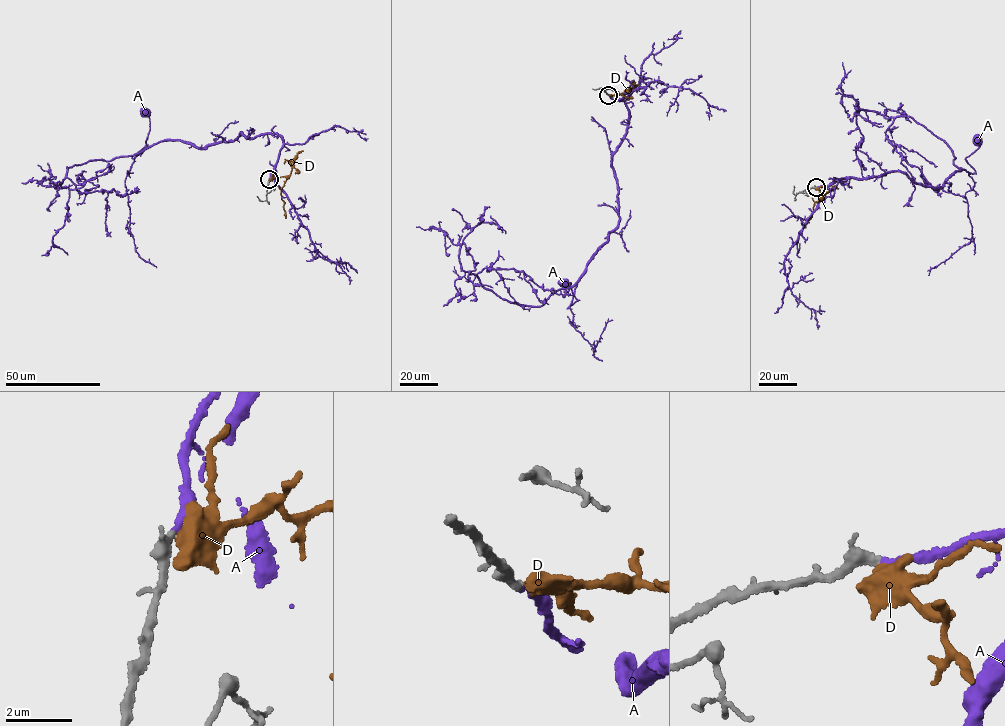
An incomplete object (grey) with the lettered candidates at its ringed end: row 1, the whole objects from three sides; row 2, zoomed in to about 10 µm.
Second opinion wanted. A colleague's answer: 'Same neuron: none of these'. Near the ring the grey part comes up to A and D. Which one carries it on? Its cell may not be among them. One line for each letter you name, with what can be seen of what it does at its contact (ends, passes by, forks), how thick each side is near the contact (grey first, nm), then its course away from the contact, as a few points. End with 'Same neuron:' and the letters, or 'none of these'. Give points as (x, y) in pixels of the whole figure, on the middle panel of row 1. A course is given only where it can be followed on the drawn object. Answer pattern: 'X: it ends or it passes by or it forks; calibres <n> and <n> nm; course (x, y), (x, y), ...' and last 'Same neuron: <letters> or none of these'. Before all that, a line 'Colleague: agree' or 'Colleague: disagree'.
Colleague: disagree
A: it ends; calibres 280 and 160 nm; course (608, 95), (628, 112), (612, 156), (619, 218), (567, 308), (577, 300), (563, 283)
Same neuron: A

